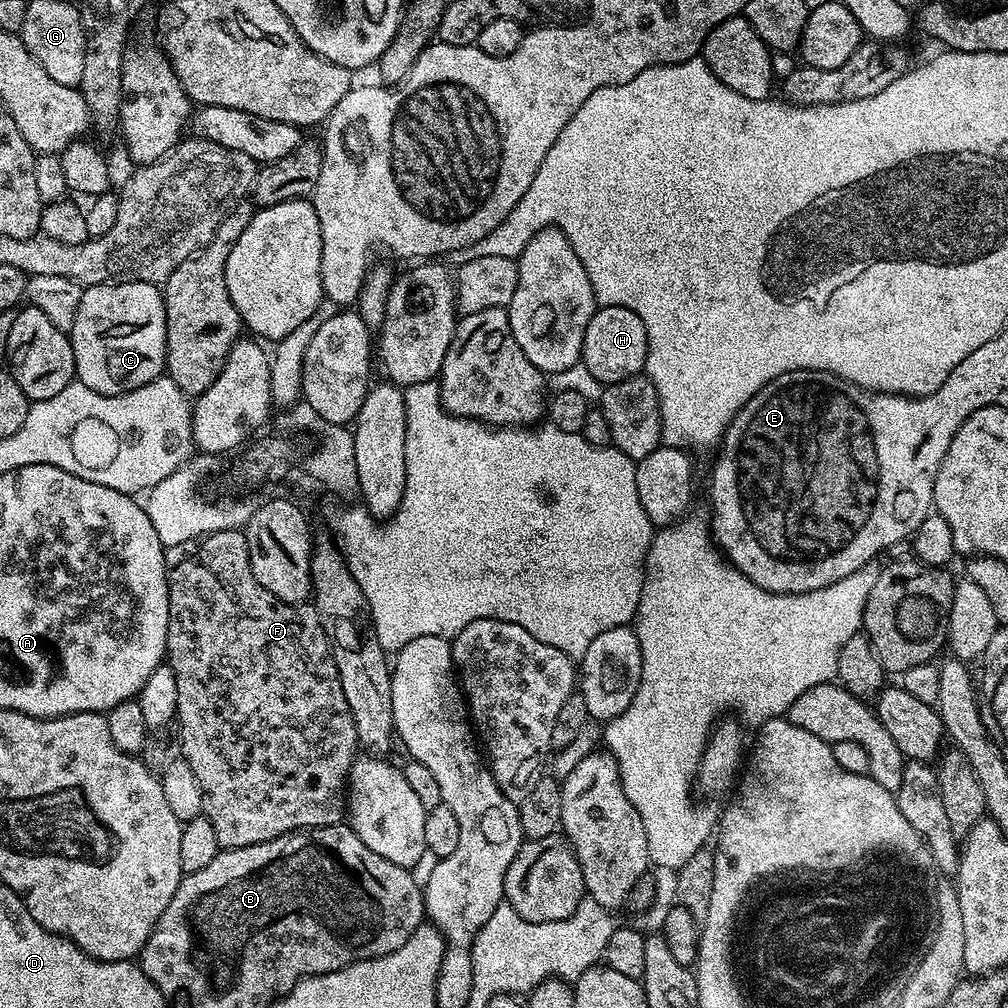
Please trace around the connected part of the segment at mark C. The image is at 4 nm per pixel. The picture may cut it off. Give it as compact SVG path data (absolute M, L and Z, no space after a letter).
M137 280L85 287L70 339L76 379L98 394L126 394L157 380L165 375L168 358L168 327L161 289Z

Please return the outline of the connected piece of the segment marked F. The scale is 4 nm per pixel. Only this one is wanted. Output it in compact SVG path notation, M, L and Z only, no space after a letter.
M231 528L230 530L222 530L221 532L213 532L211 536L205 536L199 541L196 553L183 562L177 568L171 569L168 573L168 597L170 598L170 618L168 619L168 650L166 653L167 667L172 669L176 685L178 686L178 706L176 707L175 727L180 727L178 737L180 739L180 755L190 766L190 770L194 770L194 778L198 778L198 786L202 790L202 806L204 811L202 815L208 819L210 826L214 826L214 835L218 838L221 849L245 848L246 846L254 846L261 844L267 840L278 838L287 832L298 832L310 828L325 828L331 824L341 823L346 816L346 789L348 786L348 771L352 769L352 762L358 752L358 741L356 739L356 727L354 726L354 718L350 714L350 706L346 702L346 694L342 694L342 682L338 676L336 663L332 657L332 645L328 642L328 635L324 633L322 622L318 618L315 607L311 603L287 604L278 598L274 598L274 594L270 594L270 590L266 590L266 586L262 586L262 582L258 582L258 578L254 578L254 570L250 566L250 554L248 553L248 538L241 529Z

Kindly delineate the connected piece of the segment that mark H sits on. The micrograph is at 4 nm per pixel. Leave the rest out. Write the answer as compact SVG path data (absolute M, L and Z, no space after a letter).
M622 306L597 307L596 313L590 318L590 326L586 326L586 338L582 338L580 358L586 370L590 370L600 384L607 386L641 375L647 357L646 326L642 326L642 318L638 318L635 311Z

